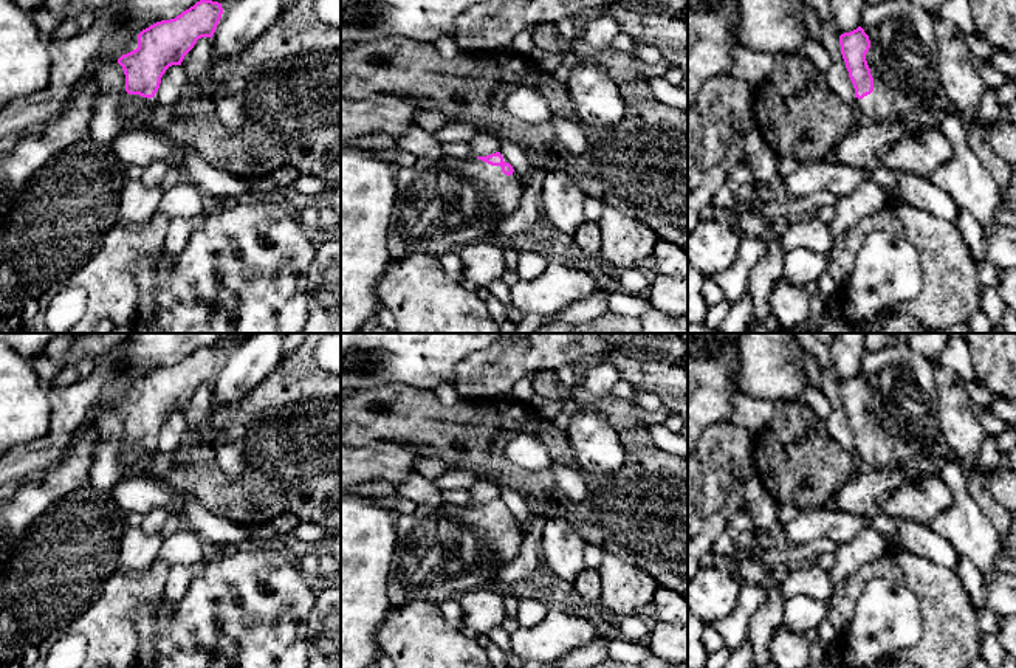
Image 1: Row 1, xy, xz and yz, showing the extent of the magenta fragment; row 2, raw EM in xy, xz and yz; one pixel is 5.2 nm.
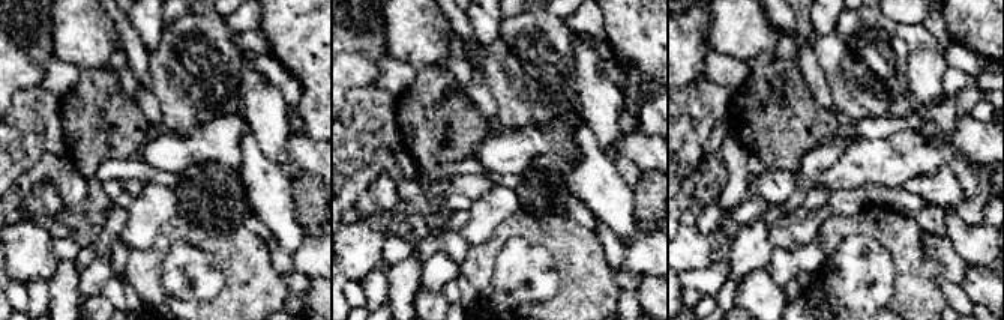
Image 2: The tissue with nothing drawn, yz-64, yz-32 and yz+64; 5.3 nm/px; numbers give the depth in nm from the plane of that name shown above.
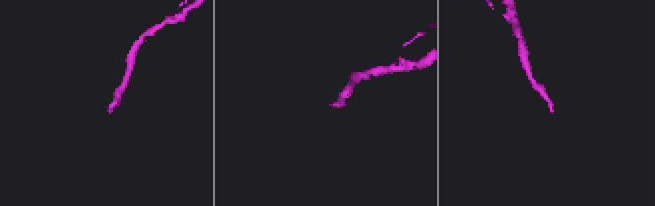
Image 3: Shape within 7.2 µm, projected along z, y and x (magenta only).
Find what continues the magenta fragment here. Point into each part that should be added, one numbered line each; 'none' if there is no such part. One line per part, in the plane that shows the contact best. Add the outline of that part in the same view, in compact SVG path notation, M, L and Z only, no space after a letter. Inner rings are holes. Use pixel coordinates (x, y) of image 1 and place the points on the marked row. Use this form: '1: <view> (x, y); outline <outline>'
1: yz (902, 58); outline M884 0L877 5L864 5L860 26L870 40L866 60L874 77L874 91L863 99L855 98L855 108L860 118L883 122L894 118L922 115L926 101L932 96L942 95L932 15L911 0Z

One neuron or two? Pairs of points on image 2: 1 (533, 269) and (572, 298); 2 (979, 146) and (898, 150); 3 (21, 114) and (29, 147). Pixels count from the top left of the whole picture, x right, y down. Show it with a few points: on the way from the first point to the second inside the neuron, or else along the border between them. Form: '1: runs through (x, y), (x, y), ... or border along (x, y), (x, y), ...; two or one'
1: border along (551, 253), (559, 290), (548, 301), (527, 304); two
2: border along (953, 140), (977, 164); two
3: runs through (27, 122), (27, 140); one

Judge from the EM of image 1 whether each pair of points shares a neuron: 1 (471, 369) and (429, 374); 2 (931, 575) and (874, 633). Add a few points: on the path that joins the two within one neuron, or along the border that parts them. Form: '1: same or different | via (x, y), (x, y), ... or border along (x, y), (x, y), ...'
1: different | border along (480, 349), (476, 349), (459, 364), (451, 382)
2: different | border along (880, 577), (903, 585), (916, 597), (922, 630)

